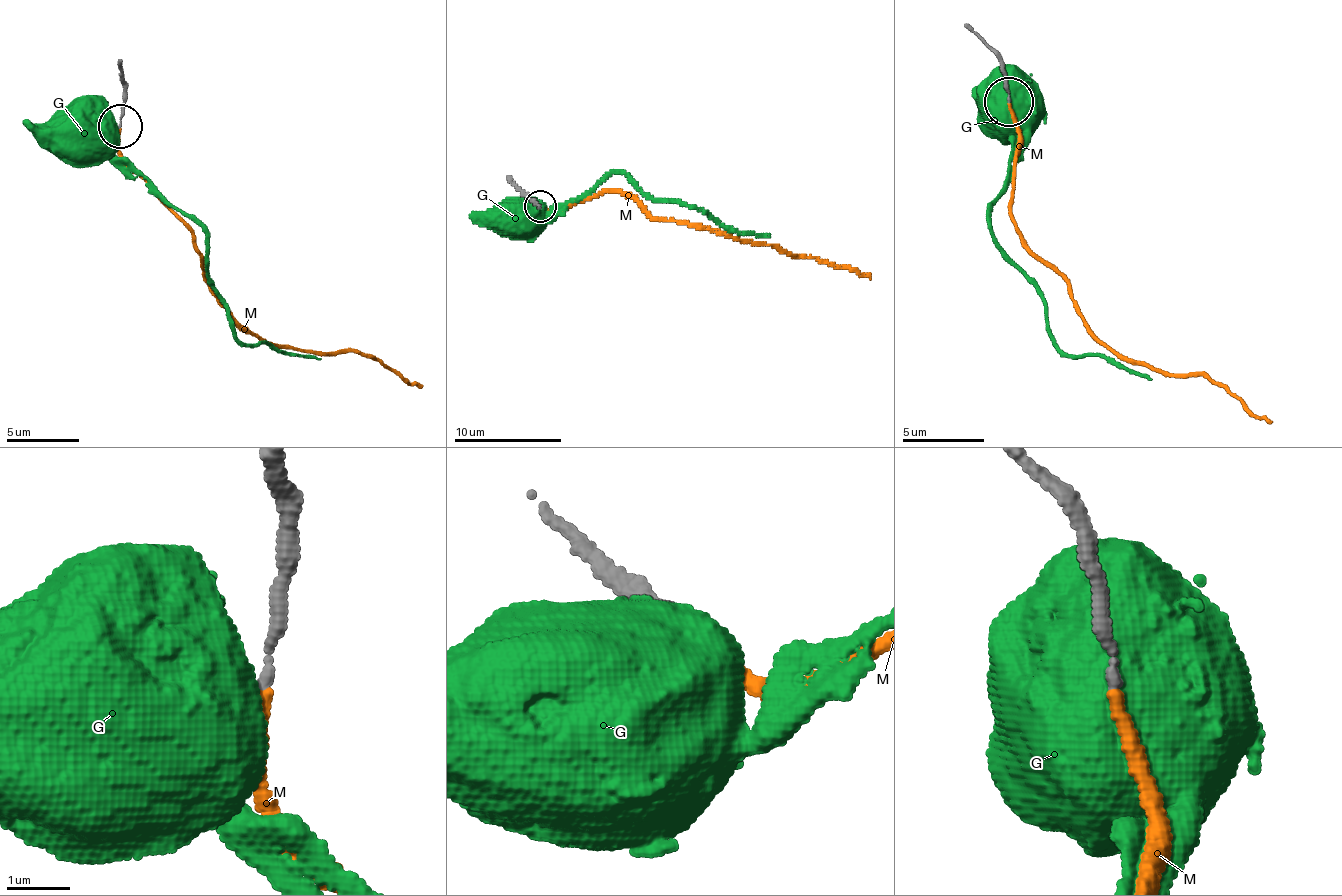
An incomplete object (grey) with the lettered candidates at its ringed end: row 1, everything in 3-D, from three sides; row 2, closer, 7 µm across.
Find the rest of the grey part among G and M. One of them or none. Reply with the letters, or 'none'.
M

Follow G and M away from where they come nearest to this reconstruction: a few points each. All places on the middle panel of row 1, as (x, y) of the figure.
G: (538, 205), (522, 203), (519, 206)
M: (539, 205), (554, 212), (605, 191), (623, 192), (653, 217), (697, 223), (735, 239), (848, 265), (870, 278)

